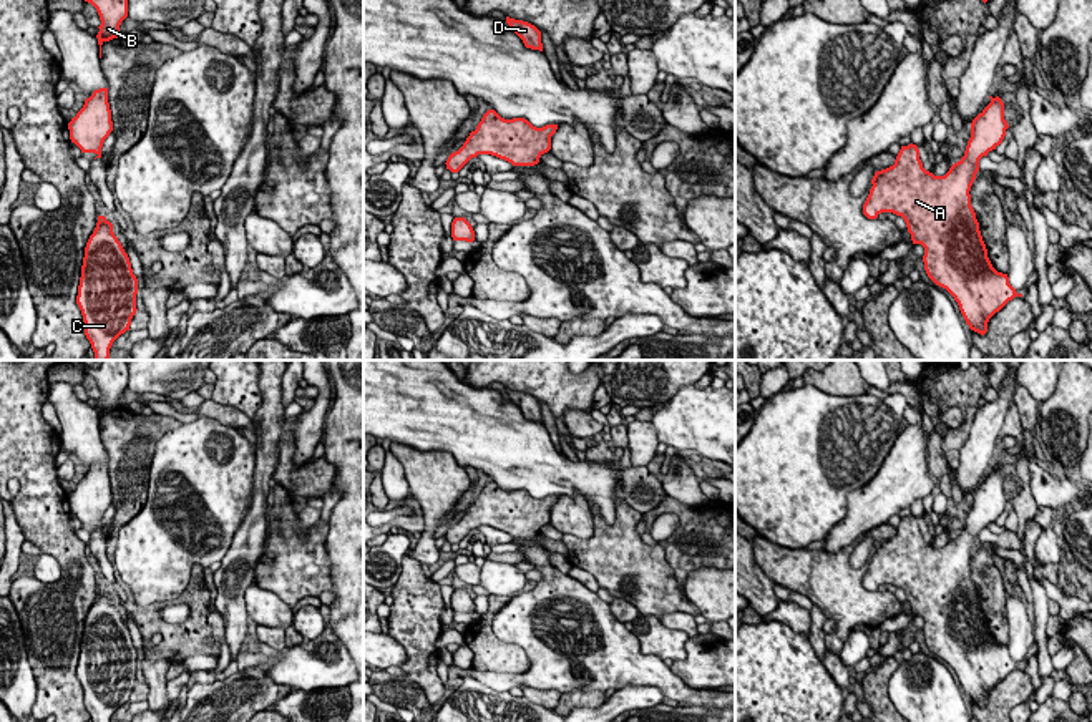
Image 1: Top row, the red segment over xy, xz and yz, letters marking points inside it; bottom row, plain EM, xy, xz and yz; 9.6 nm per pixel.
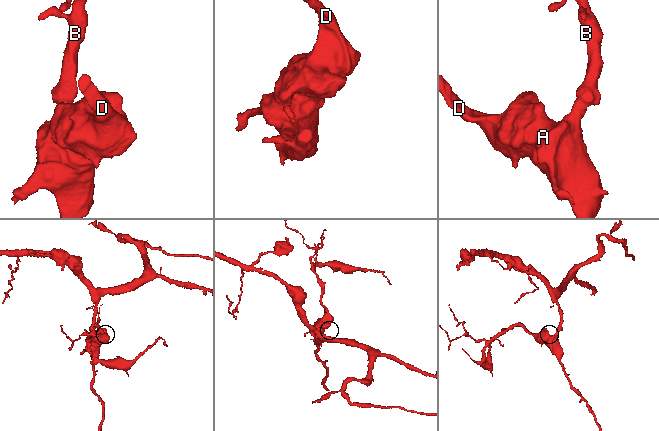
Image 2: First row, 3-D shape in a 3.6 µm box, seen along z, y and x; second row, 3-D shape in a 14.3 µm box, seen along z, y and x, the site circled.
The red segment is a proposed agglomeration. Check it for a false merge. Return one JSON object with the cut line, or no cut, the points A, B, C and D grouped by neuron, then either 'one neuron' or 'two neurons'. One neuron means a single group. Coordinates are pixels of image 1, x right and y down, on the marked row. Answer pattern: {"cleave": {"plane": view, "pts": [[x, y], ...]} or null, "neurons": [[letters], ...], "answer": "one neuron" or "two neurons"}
{"cleave": null, "neurons": [["A", "B", "C", "D"]], "answer": "one neuron"}

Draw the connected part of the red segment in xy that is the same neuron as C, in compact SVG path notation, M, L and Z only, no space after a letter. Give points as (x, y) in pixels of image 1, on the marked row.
M98 216L81 266L76 304L95 360L108 360L113 342L129 330L136 314L138 279L113 224Z

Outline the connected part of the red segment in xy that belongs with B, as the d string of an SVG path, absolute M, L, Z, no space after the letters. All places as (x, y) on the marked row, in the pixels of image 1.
M85 0L91 3L101 20L98 27L100 32L96 35L100 45L100 58L101 58L101 45L121 35L119 25L128 17L128 0Z

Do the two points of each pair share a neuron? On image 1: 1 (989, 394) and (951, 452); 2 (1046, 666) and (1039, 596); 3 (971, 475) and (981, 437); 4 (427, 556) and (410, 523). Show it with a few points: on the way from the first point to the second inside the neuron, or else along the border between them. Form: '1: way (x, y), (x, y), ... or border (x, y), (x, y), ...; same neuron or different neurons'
1: border (986, 389), (981, 397); different neurons
2: way (1043, 649), (1041, 613); same neuron
3: way (973, 465), (979, 447); same neuron
4: border (424, 515), (422, 533); different neurons

